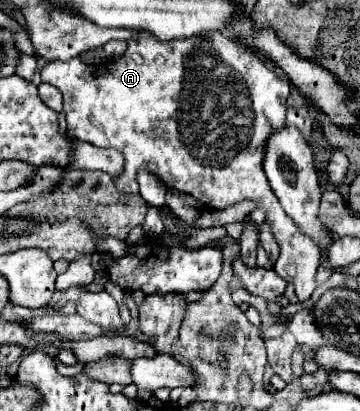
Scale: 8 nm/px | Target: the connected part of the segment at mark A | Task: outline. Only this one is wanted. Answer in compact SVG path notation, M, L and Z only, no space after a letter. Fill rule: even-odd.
M142 31L136 41L128 41L126 53L116 61L98 67L86 65L78 57L72 61L50 61L42 67L40 75L42 81L58 87L64 95L70 137L96 147L114 147L124 153L124 173L114 179L120 193L136 193L136 171L142 167L158 175L166 187L192 195L208 209L224 209L244 199L256 201L258 207L268 211L266 223L272 227L282 249L274 271L294 285L300 301L312 297L318 287L316 271L320 251L316 249L316 243L284 213L262 169L264 137L286 123L286 99L290 95L288 79L278 77L260 61L260 57L256 57L256 53L240 47L232 37L224 37L222 31L198 33L184 41L158 41L152 33Z

